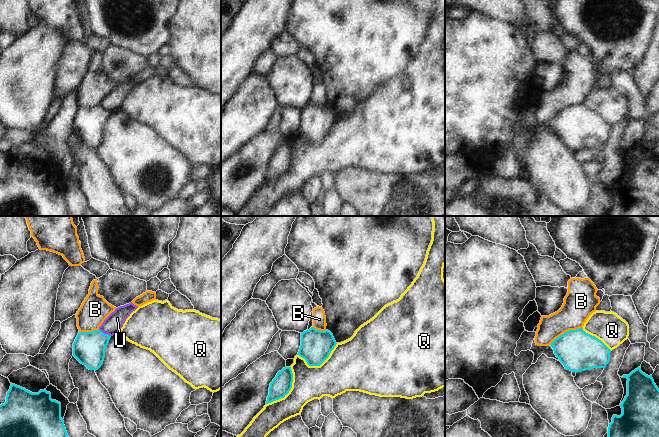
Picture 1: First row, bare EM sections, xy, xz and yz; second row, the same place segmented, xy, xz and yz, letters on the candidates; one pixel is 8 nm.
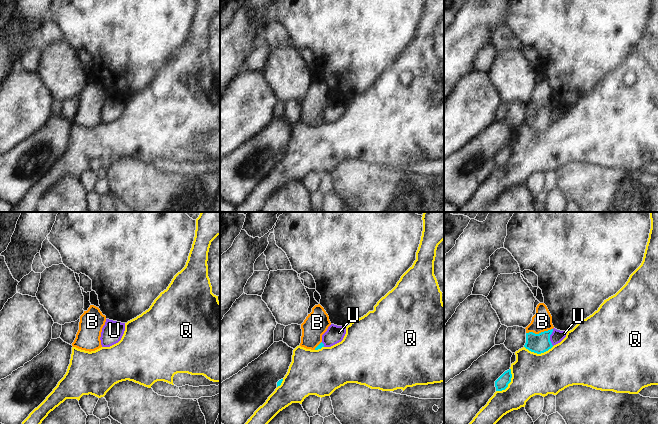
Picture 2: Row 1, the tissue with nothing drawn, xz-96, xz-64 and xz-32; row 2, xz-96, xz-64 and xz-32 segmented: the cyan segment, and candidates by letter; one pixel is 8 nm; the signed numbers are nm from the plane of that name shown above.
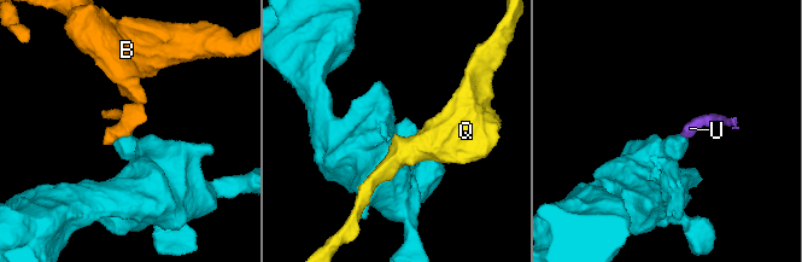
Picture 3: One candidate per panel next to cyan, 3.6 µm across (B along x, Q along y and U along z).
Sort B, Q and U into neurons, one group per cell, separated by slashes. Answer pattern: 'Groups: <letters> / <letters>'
Groups: B / Q / U.

